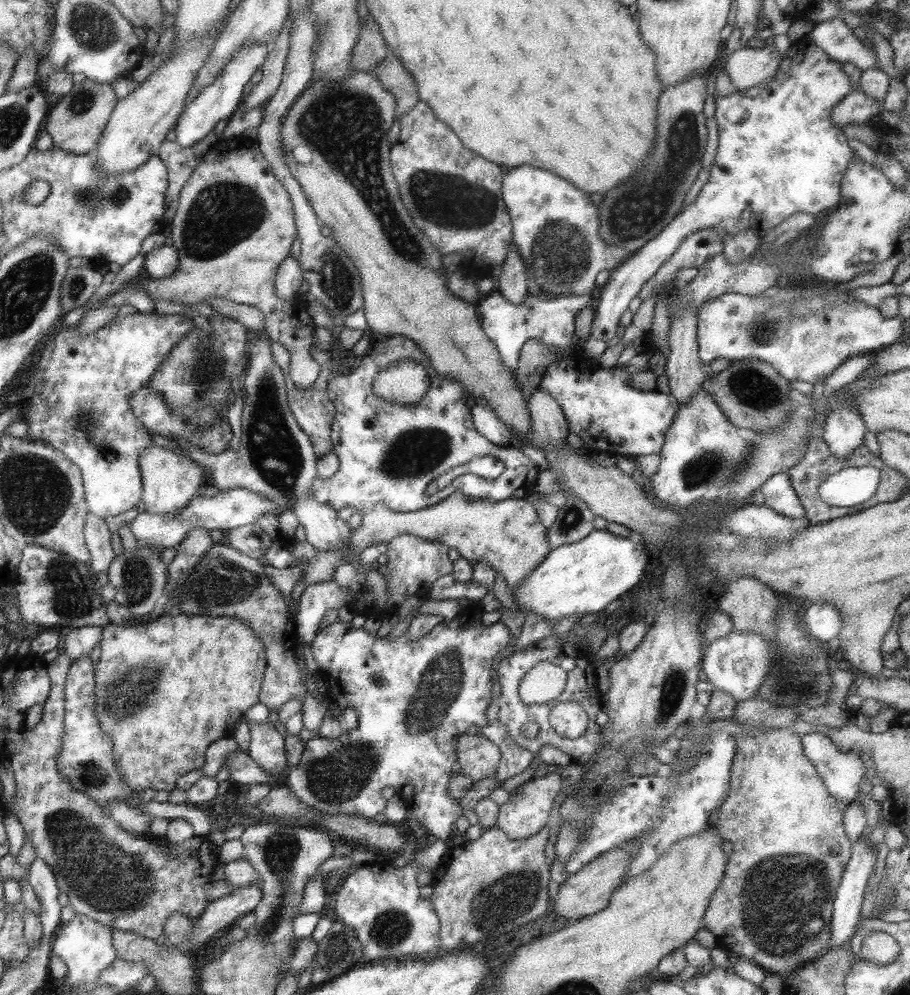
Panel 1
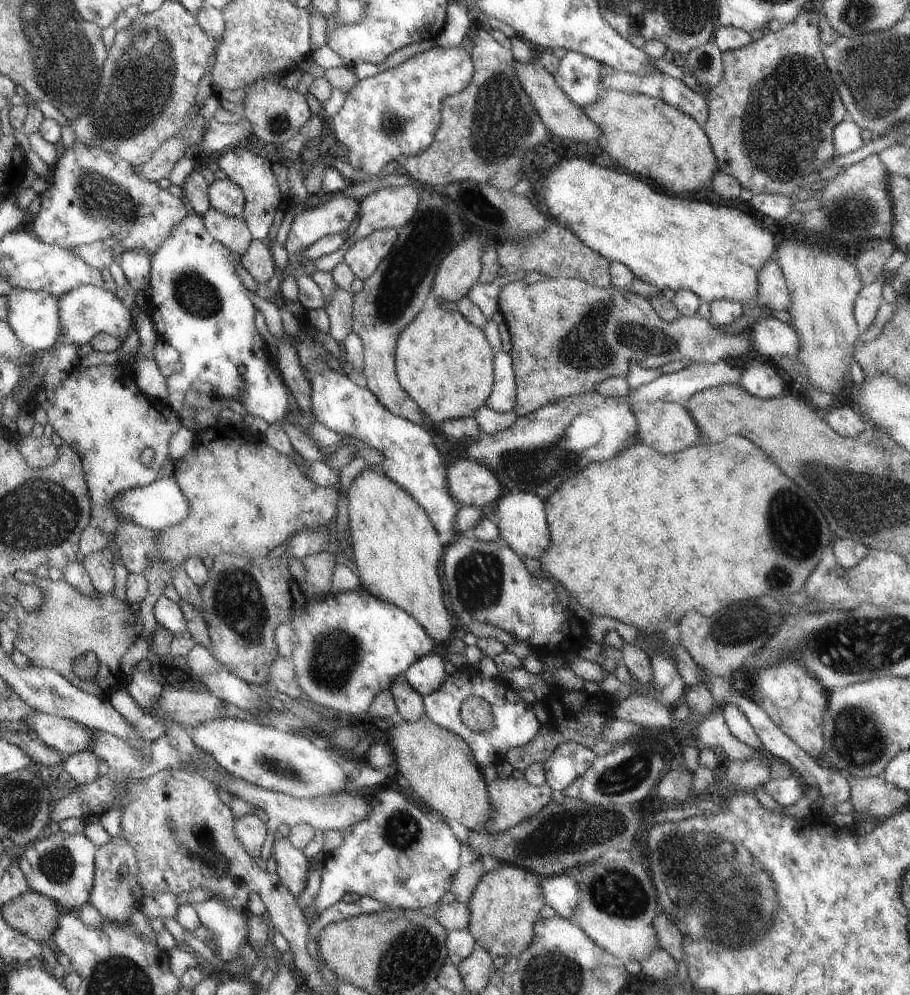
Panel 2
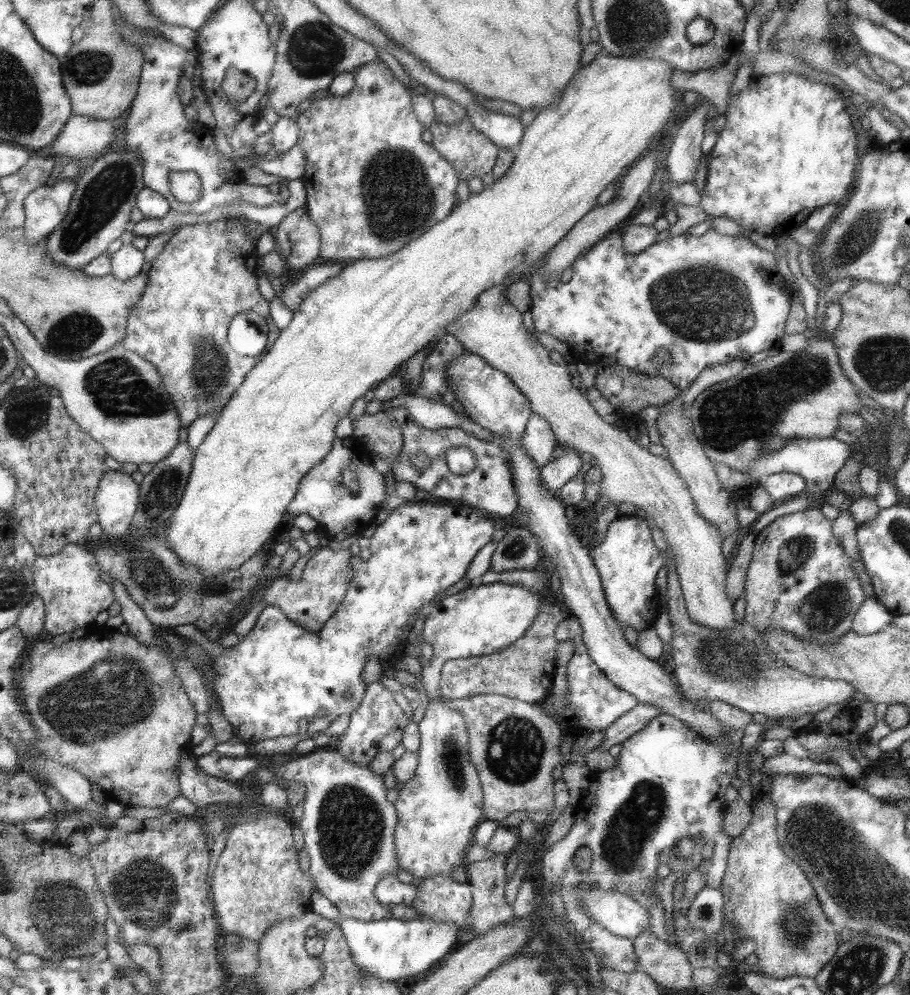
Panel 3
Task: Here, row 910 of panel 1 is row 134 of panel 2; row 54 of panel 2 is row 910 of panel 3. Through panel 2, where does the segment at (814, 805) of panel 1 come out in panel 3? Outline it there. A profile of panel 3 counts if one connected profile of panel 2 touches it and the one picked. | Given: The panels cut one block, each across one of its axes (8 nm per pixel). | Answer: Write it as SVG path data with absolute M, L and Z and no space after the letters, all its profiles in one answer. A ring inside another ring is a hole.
M755 794L753 806L751 806L751 820L745 826L745 830L731 840L729 856L727 856L727 868L723 874L723 882L719 886L723 894L723 916L727 922L735 924L747 940L755 944L753 954L757 956L757 964L753 964L755 972L763 978L787 978L787 976L801 976L801 978L815 978L819 970L831 960L831 956L841 946L839 932L835 926L827 920L827 916L821 910L821 902L817 900L817 894L807 880L803 868L795 864L777 840L777 818L775 818L775 802L773 798L765 798L763 794Z

